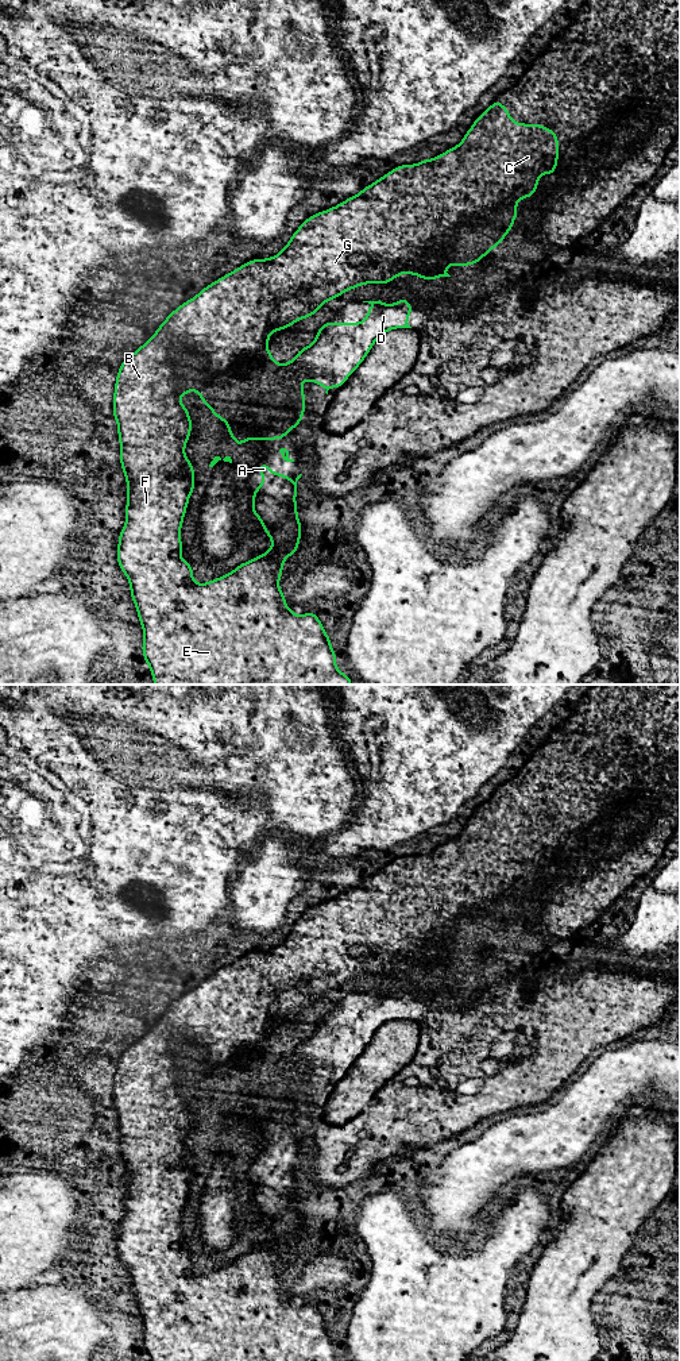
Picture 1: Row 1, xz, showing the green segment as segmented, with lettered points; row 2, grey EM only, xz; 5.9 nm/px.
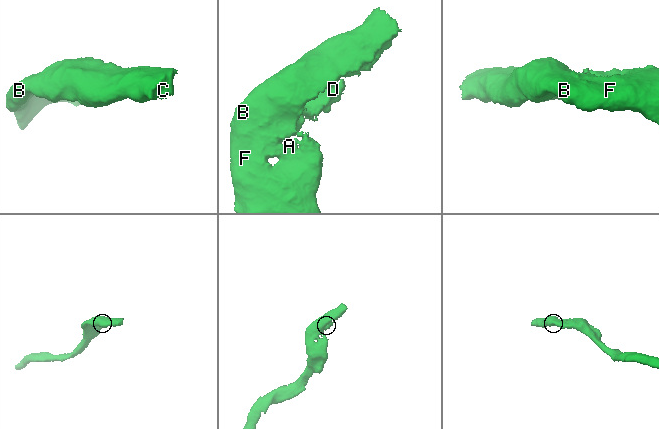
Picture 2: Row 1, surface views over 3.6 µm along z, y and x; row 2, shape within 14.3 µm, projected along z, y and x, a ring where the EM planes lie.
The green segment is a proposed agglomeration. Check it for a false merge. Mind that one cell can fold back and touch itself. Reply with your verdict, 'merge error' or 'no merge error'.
merge error

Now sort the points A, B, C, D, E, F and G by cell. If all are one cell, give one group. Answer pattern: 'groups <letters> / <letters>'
groups A B C E F G / D

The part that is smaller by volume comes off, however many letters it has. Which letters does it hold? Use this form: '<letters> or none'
D

